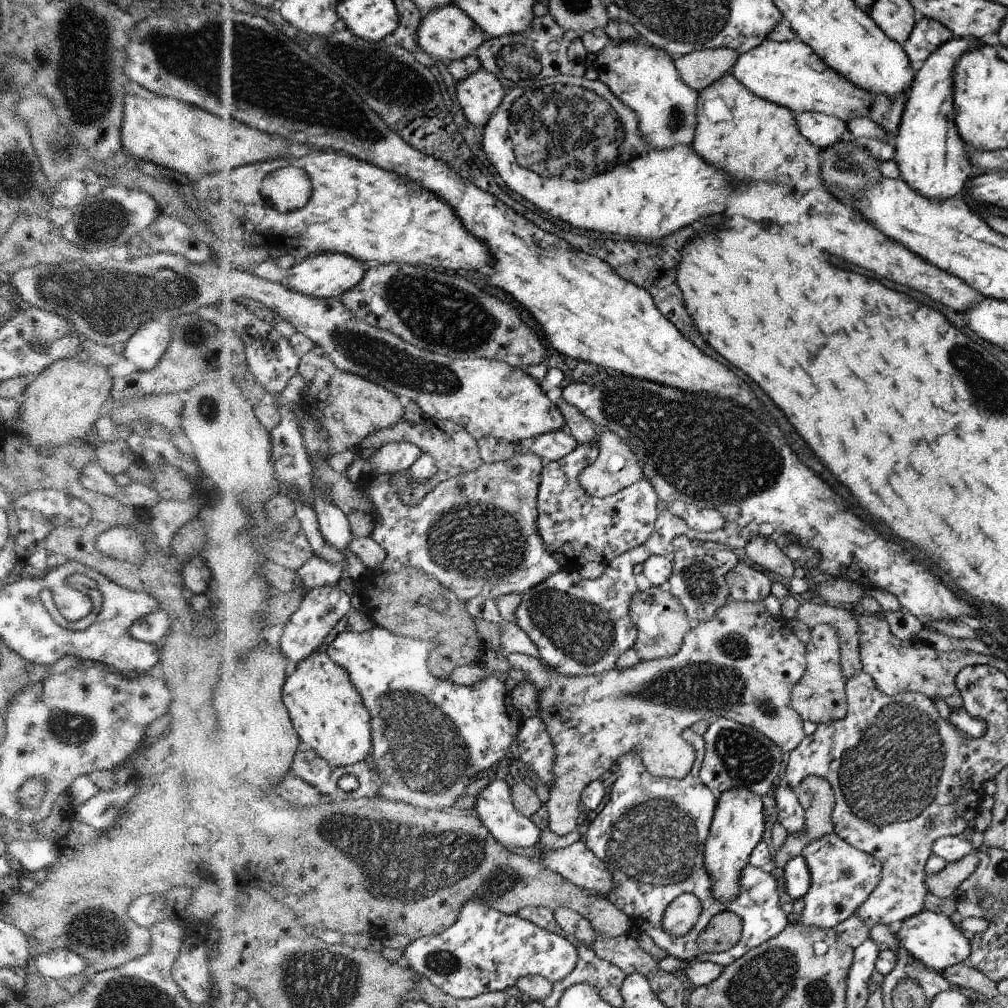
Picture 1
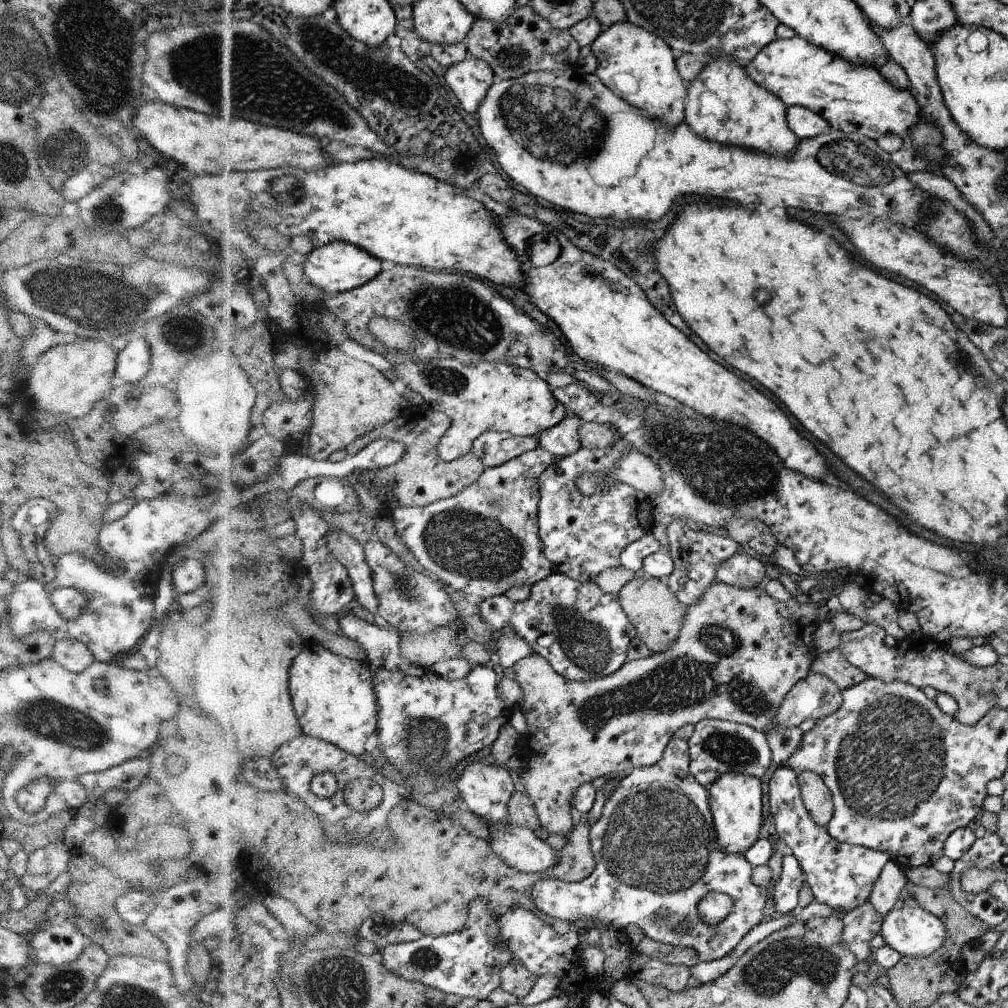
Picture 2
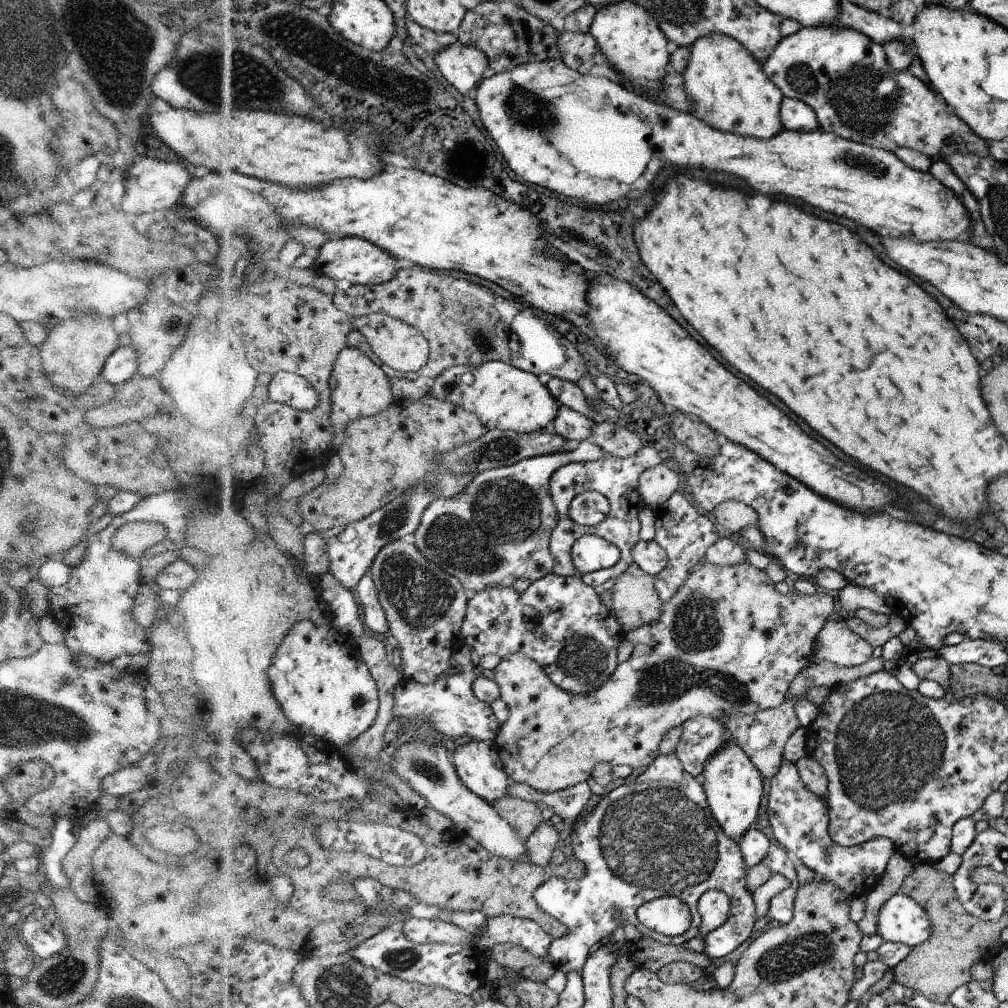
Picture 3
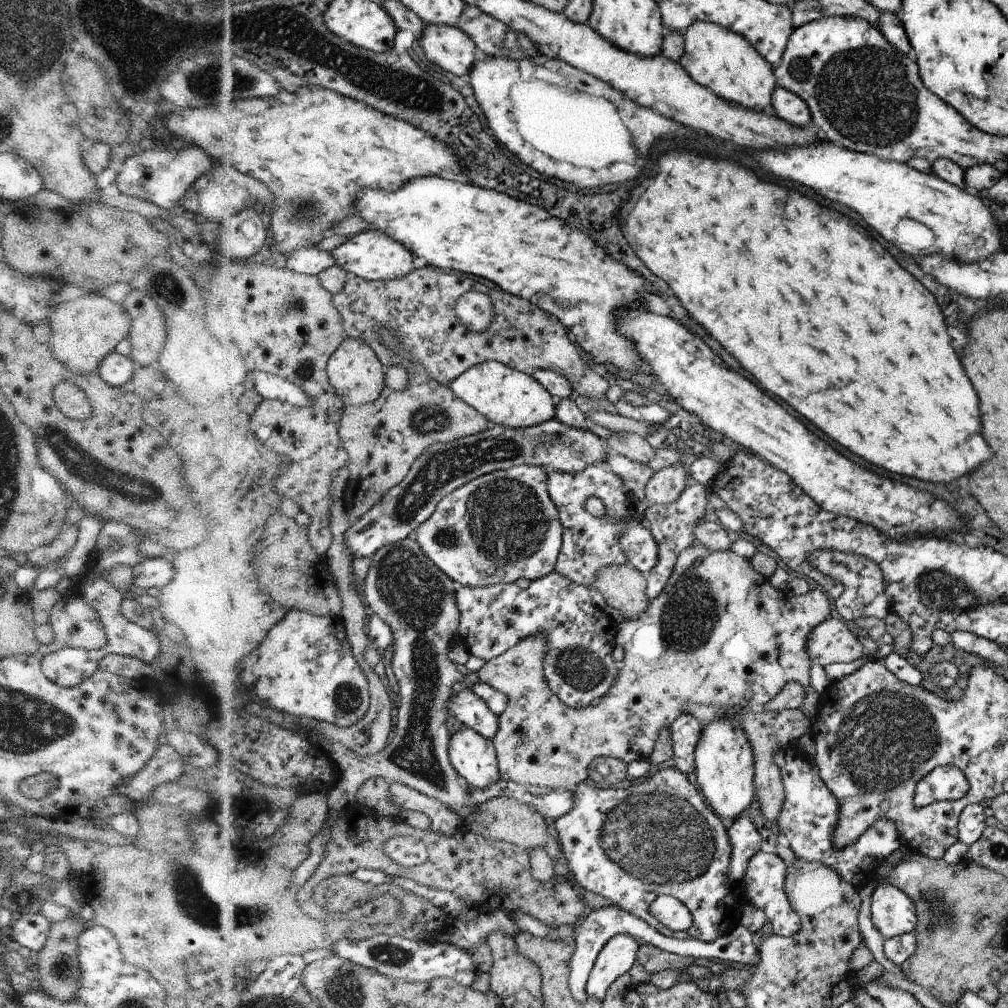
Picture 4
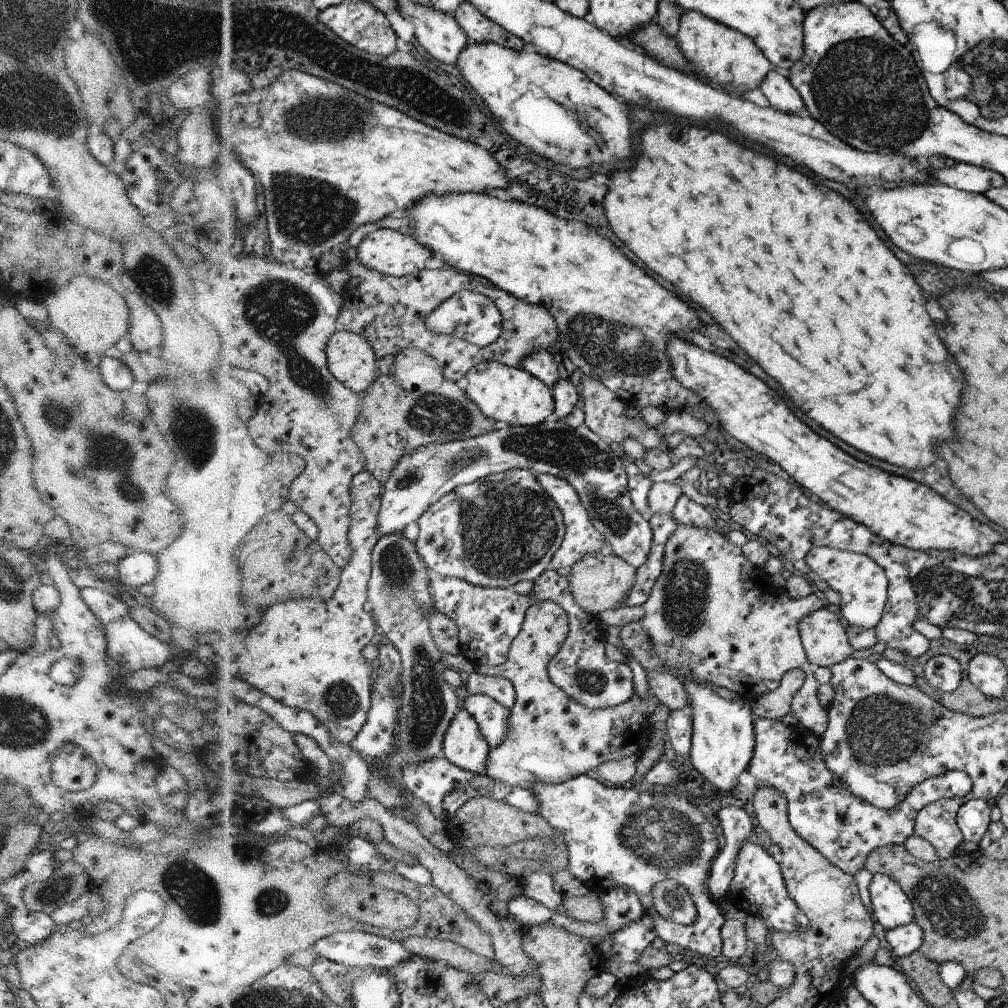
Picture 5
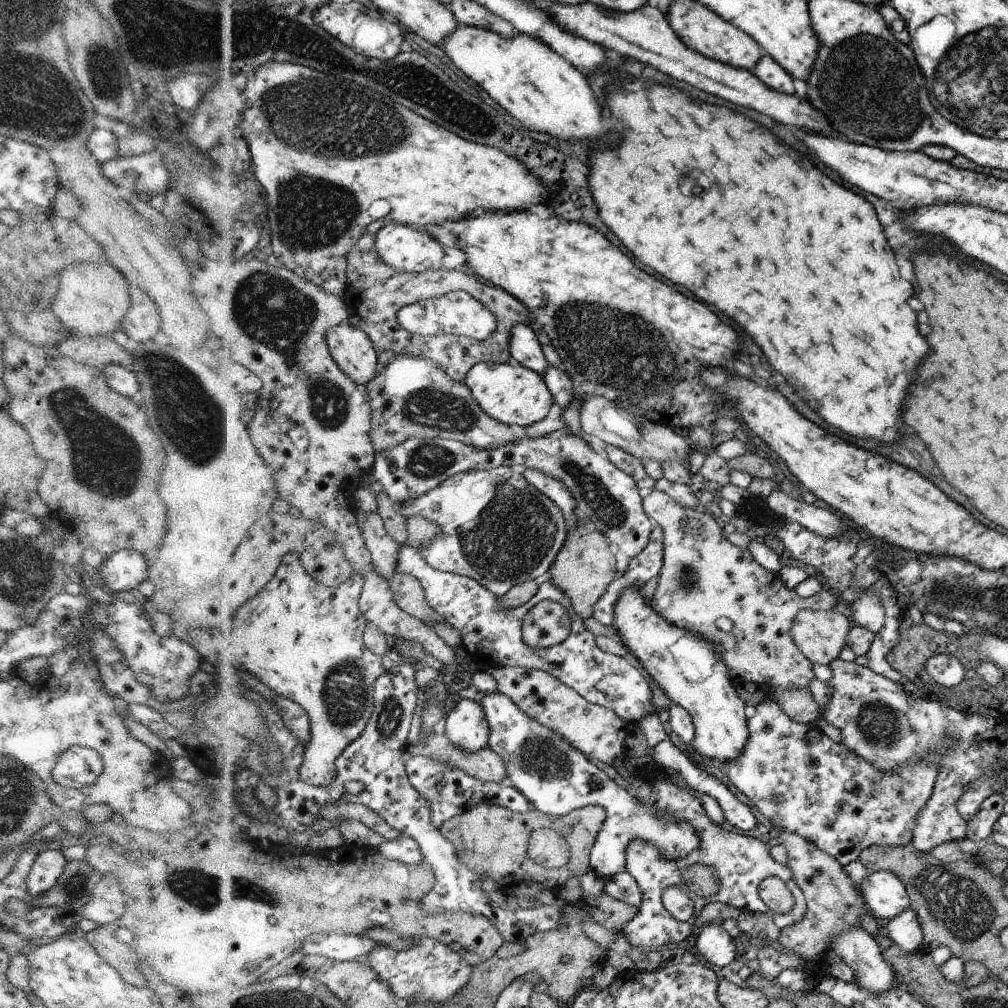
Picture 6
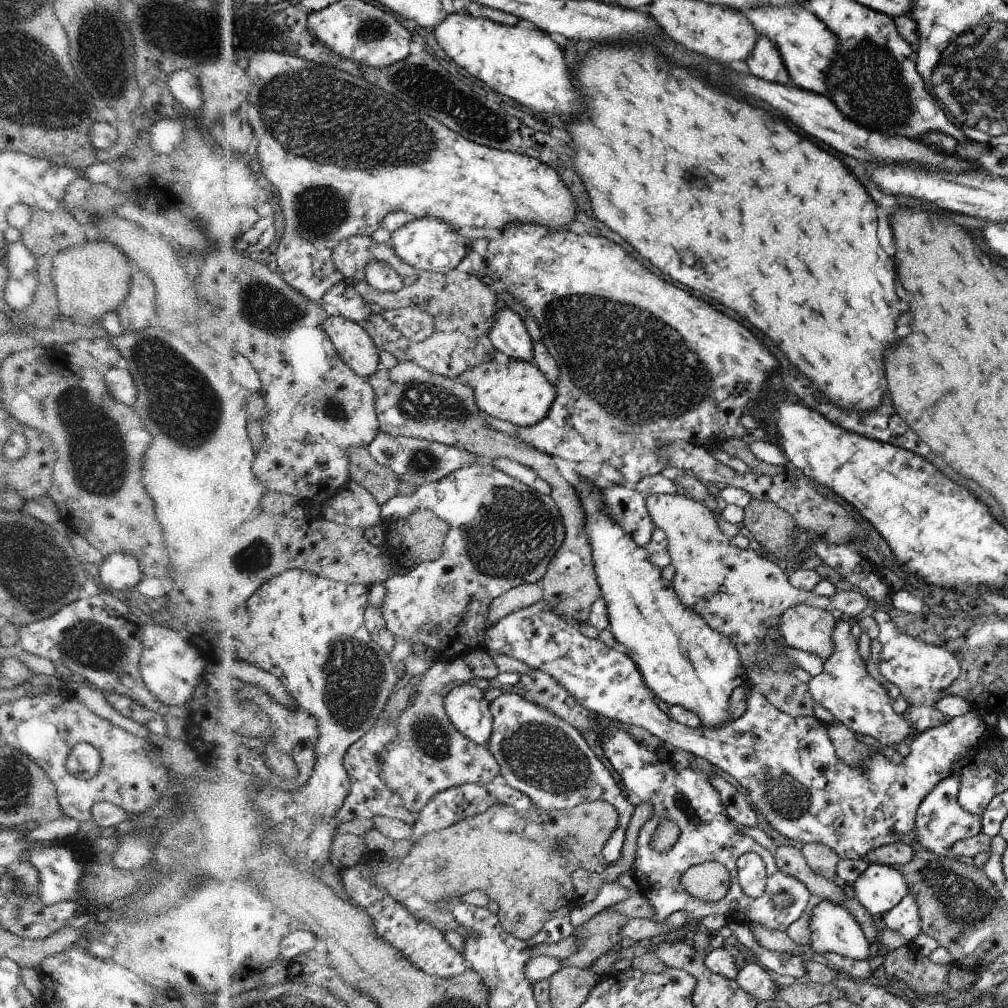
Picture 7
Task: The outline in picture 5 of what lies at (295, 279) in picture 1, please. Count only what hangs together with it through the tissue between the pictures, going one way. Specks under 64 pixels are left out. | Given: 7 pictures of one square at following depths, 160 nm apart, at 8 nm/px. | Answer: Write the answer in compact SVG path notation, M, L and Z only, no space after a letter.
M390 228L380 229L370 233L358 246L358 259L370 268L382 271L384 274L395 277L420 275L428 268L430 258L435 252L424 246L414 235L408 235L401 230Z

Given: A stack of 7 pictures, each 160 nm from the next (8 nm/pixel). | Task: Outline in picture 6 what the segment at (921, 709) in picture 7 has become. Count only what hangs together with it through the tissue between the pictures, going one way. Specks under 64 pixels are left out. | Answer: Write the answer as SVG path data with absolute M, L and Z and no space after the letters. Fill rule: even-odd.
M860 591L850 604L856 624L862 625L874 634L885 626L885 610L876 593ZM936 653L923 662L923 671L938 684L958 684L965 673L960 661L948 653Z

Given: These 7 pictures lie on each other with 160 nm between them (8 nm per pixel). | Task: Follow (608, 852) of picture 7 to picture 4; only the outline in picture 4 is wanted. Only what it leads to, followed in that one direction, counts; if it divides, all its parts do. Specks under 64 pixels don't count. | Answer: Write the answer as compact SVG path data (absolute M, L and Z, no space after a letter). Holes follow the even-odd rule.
M472 689L455 694L449 707L464 726L472 727L487 739L493 739L500 730L500 716ZM672 763L664 766L659 766L653 769L652 774L648 780L640 783L639 781L633 782L626 789L602 789L596 786L590 786L586 782L581 782L575 789L573 789L573 807L566 811L563 815L554 819L554 828L557 836L562 844L563 860L566 861L567 867L571 870L571 874L575 880L586 890L605 896L610 899L614 904L618 904L624 910L627 910L635 917L645 920L648 925L654 927L656 931L660 932L666 937L675 939L698 939L705 943L716 941L717 938L722 938L722 935L728 934L738 923L741 921L740 905L736 903L732 896L732 885L729 884L727 878L729 874L729 862L732 860L733 845L730 842L729 828L726 822L722 822L722 818L718 818L718 811L710 808L706 800L706 795L702 794L702 790L698 790L698 786L694 786L694 782L690 782L690 774L682 773ZM660 895L672 895L680 902L688 907L692 913L693 923L692 926L685 931L674 931L664 926L662 922L650 913L650 905L653 900Z

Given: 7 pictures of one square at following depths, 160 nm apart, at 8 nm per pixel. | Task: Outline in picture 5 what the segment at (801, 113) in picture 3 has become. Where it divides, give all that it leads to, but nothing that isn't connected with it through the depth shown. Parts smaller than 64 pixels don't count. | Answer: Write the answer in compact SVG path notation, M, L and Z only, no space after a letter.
M769 70L768 76L759 87L774 110L789 113L805 106L794 85L776 71Z

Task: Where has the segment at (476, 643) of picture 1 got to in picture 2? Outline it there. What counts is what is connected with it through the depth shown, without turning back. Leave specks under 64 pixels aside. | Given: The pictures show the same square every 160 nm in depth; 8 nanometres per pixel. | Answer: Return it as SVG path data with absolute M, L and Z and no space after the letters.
M460 620L452 621L452 624L438 628L430 634L412 631L401 634L402 656L424 668L432 668L440 661L461 659L463 647L470 642Z

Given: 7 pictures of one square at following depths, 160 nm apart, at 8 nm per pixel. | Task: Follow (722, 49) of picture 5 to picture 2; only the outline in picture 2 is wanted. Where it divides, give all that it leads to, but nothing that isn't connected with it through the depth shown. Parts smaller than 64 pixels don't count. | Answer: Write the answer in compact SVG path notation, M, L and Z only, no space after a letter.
M714 53L705 59L706 64L702 70L688 82L688 92L685 94L685 121L688 126L702 138L710 139L735 147L744 147L744 150L752 150L752 152L764 152L770 156L792 156L798 150L798 136L794 134L786 123L786 113L788 108L777 95L758 86L753 82L749 74L741 65L736 63L730 53Z

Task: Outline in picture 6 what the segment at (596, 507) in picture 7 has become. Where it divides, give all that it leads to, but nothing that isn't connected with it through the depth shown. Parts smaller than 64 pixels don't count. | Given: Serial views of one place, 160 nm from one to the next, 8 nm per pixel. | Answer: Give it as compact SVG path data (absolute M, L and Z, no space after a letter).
M636 585L626 587L618 596L612 625L617 630L620 641L632 652L646 672L654 678L664 694L692 715L696 726L696 736L691 742L694 751L700 756L716 760L717 765L729 763L744 752L745 744L749 740L749 728L746 728L746 716L744 716L744 702L734 694L734 686L728 676L731 670L725 665L720 651L713 642L707 641L694 631L683 629L667 621L660 613L657 613L651 601L649 604L644 601L644 591L641 589Z

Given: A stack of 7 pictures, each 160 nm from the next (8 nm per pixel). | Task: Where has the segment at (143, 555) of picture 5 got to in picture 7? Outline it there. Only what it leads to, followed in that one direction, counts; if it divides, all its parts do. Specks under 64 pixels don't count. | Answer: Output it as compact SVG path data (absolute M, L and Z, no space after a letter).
M116 551L105 557L99 566L102 589L135 590L136 585L144 578L140 563L132 553Z

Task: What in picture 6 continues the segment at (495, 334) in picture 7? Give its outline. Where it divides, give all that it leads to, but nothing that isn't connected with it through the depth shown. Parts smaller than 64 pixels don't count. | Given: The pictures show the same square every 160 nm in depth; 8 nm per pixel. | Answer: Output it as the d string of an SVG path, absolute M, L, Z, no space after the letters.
M518 323L511 330L509 354L514 363L528 367L544 377L548 362L542 353L542 346L529 324Z

